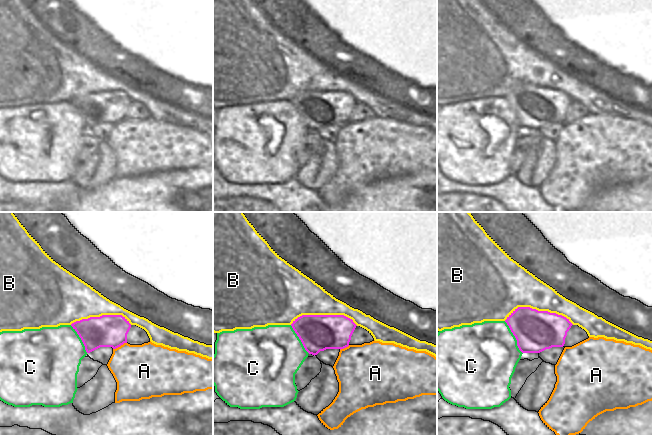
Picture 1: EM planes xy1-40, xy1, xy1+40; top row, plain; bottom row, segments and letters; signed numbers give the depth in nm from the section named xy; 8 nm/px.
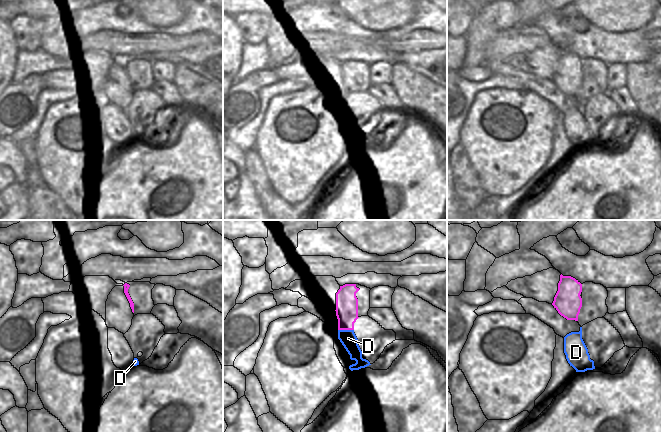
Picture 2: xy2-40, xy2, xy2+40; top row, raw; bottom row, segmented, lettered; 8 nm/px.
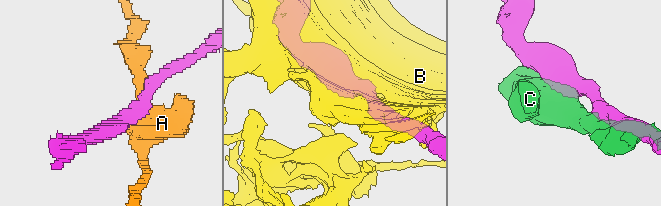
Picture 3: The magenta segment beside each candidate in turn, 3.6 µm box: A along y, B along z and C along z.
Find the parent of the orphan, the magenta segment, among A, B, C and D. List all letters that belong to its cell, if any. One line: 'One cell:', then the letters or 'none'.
One cell: none

